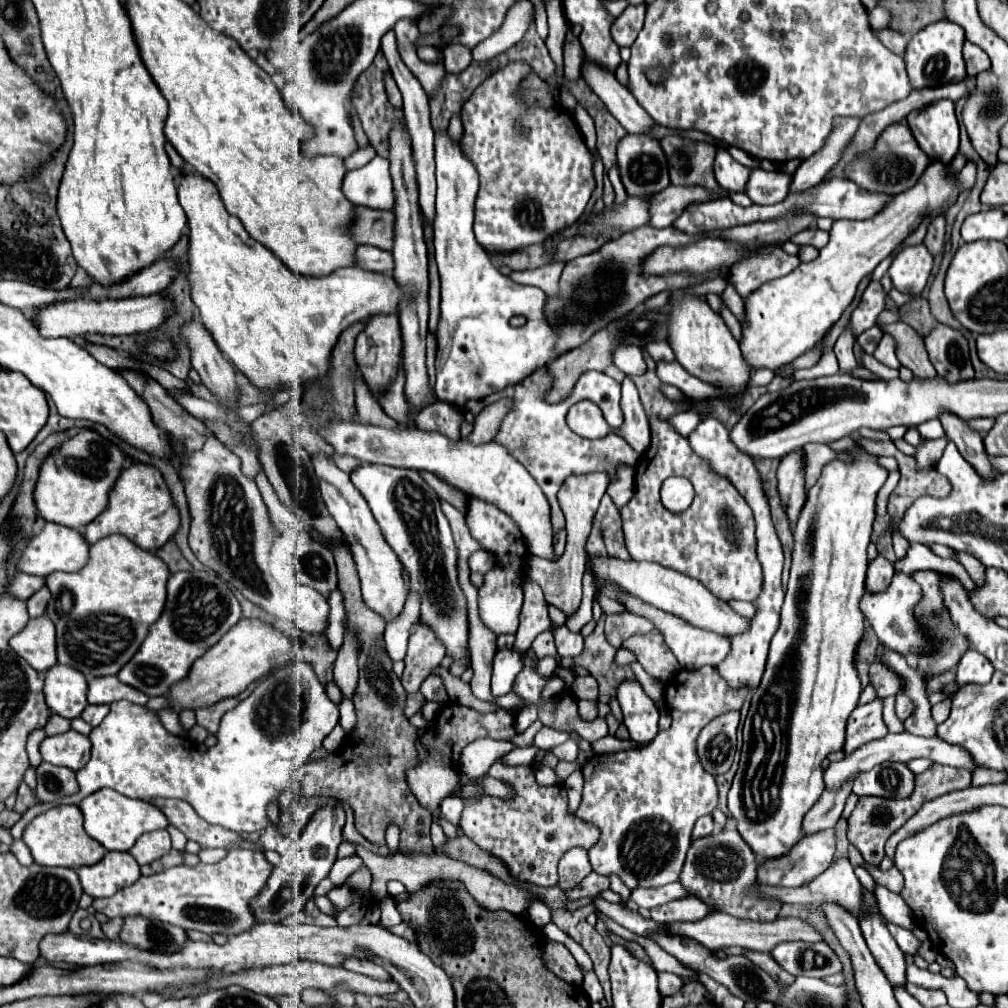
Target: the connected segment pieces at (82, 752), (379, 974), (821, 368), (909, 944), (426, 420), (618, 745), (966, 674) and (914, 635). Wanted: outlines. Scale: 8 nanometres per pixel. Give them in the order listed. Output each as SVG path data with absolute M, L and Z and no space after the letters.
M69 729L67 733L45 737L39 751L43 761L77 771L91 757L91 743L89 743L89 737Z
M351 957L351 959L347 959L343 963L343 967L349 969L349 971L355 971L355 973L361 973L361 975L369 975L373 979L391 979L391 975L383 967L379 967L377 963L373 963L373 961Z
M825 353L821 355L819 363L809 367L809 369L799 369L795 371L795 379L815 379L815 377L825 377L825 375L833 375L833 373L839 373L839 365L837 365L837 357L831 353Z
M889 923L889 931L891 931L893 939L897 941L897 945L901 947L901 951L905 951L905 953L917 953L919 941L913 937L911 931L901 929L901 927L897 927L897 925L891 925L891 923Z
M435 401L433 405L427 405L417 417L415 425L425 431L439 431L447 435L449 439L459 439L459 427L463 423L463 413L457 405L449 401Z
M607 735L606 737L591 744L595 754L615 753L620 750L641 748L641 746L631 739L619 739L616 736Z
M969 651L961 657L959 665L957 665L957 677L955 683L959 687L967 685L967 683L989 683L993 675L993 665L989 663L989 659L985 659L985 655L981 655L979 651Z
M895 573L887 591L881 591L881 593L867 591L861 597L859 607L861 607L861 613L865 615L865 619L871 623L873 631L877 633L879 641L885 647L889 647L889 649L893 649L893 651L897 651L901 655L909 655L909 653L917 655L917 653L929 653L929 651L933 651L933 645L925 639L925 635L921 633L919 625L917 625L917 621L915 621L915 617L911 613L913 605L919 599L921 599L921 587L909 575Z

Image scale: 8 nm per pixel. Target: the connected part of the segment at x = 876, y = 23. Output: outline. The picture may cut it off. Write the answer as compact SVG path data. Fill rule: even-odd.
M875 7L873 11L869 11L869 23L873 29L883 29L889 23L889 13L881 7Z

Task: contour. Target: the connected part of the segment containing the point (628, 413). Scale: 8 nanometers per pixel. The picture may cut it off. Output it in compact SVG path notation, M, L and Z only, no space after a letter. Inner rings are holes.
M625 377L623 383L623 397L621 397L621 409L625 413L625 423L621 427L621 435L625 441L637 451L643 453L649 447L649 419L641 407L637 387L631 377Z

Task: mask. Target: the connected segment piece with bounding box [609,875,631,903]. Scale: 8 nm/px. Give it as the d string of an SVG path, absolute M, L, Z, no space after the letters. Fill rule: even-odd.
M609 875L609 879L611 879L611 889L615 891L615 893L621 893L621 897L625 897L623 899L623 903L627 903L629 901L629 887L621 881L621 877L619 875Z

